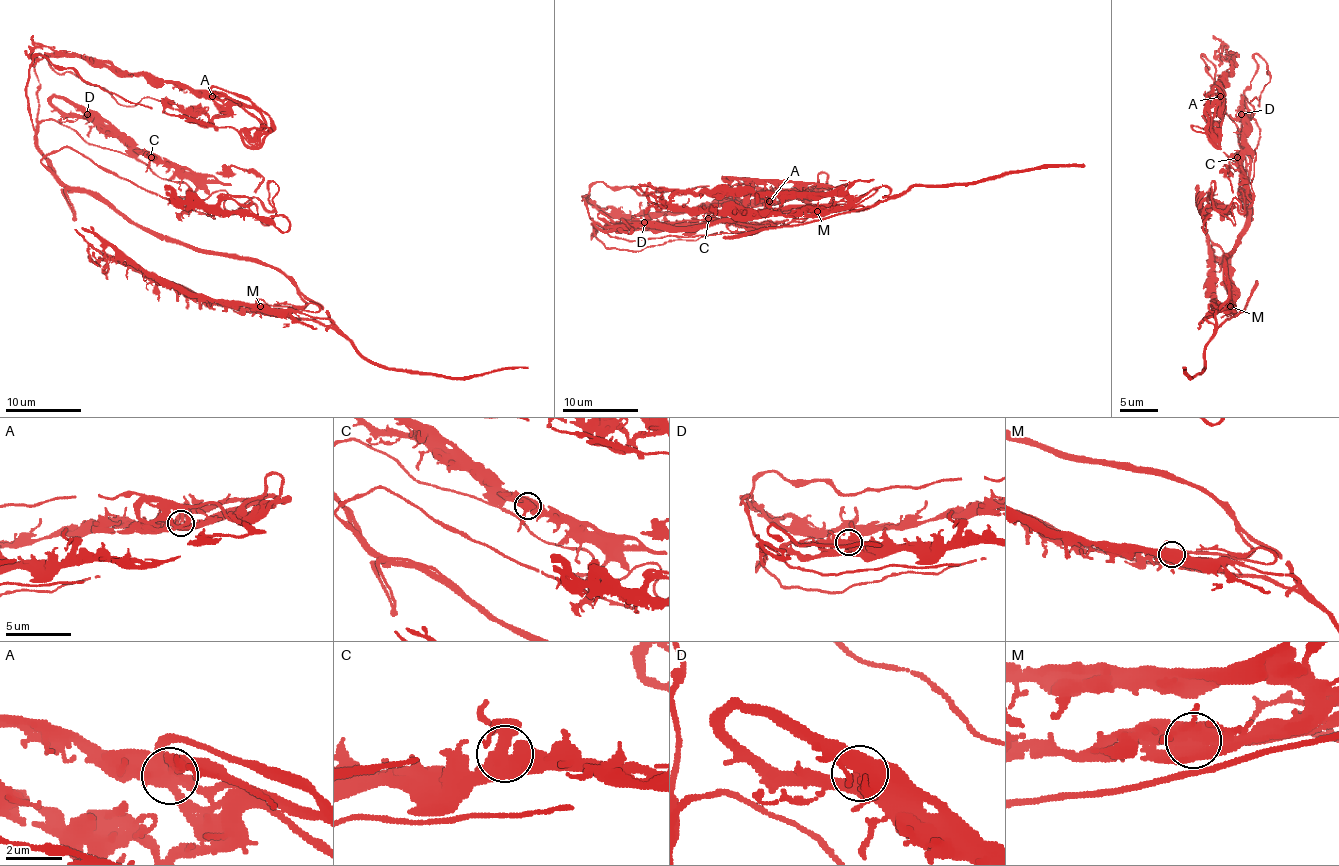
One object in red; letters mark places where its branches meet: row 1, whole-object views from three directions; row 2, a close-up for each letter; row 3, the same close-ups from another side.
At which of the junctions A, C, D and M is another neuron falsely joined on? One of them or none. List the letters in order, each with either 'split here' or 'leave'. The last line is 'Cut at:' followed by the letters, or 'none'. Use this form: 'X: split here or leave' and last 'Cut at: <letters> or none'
A: leave
C: leave
D: leave
M: leave
Cut at: none

